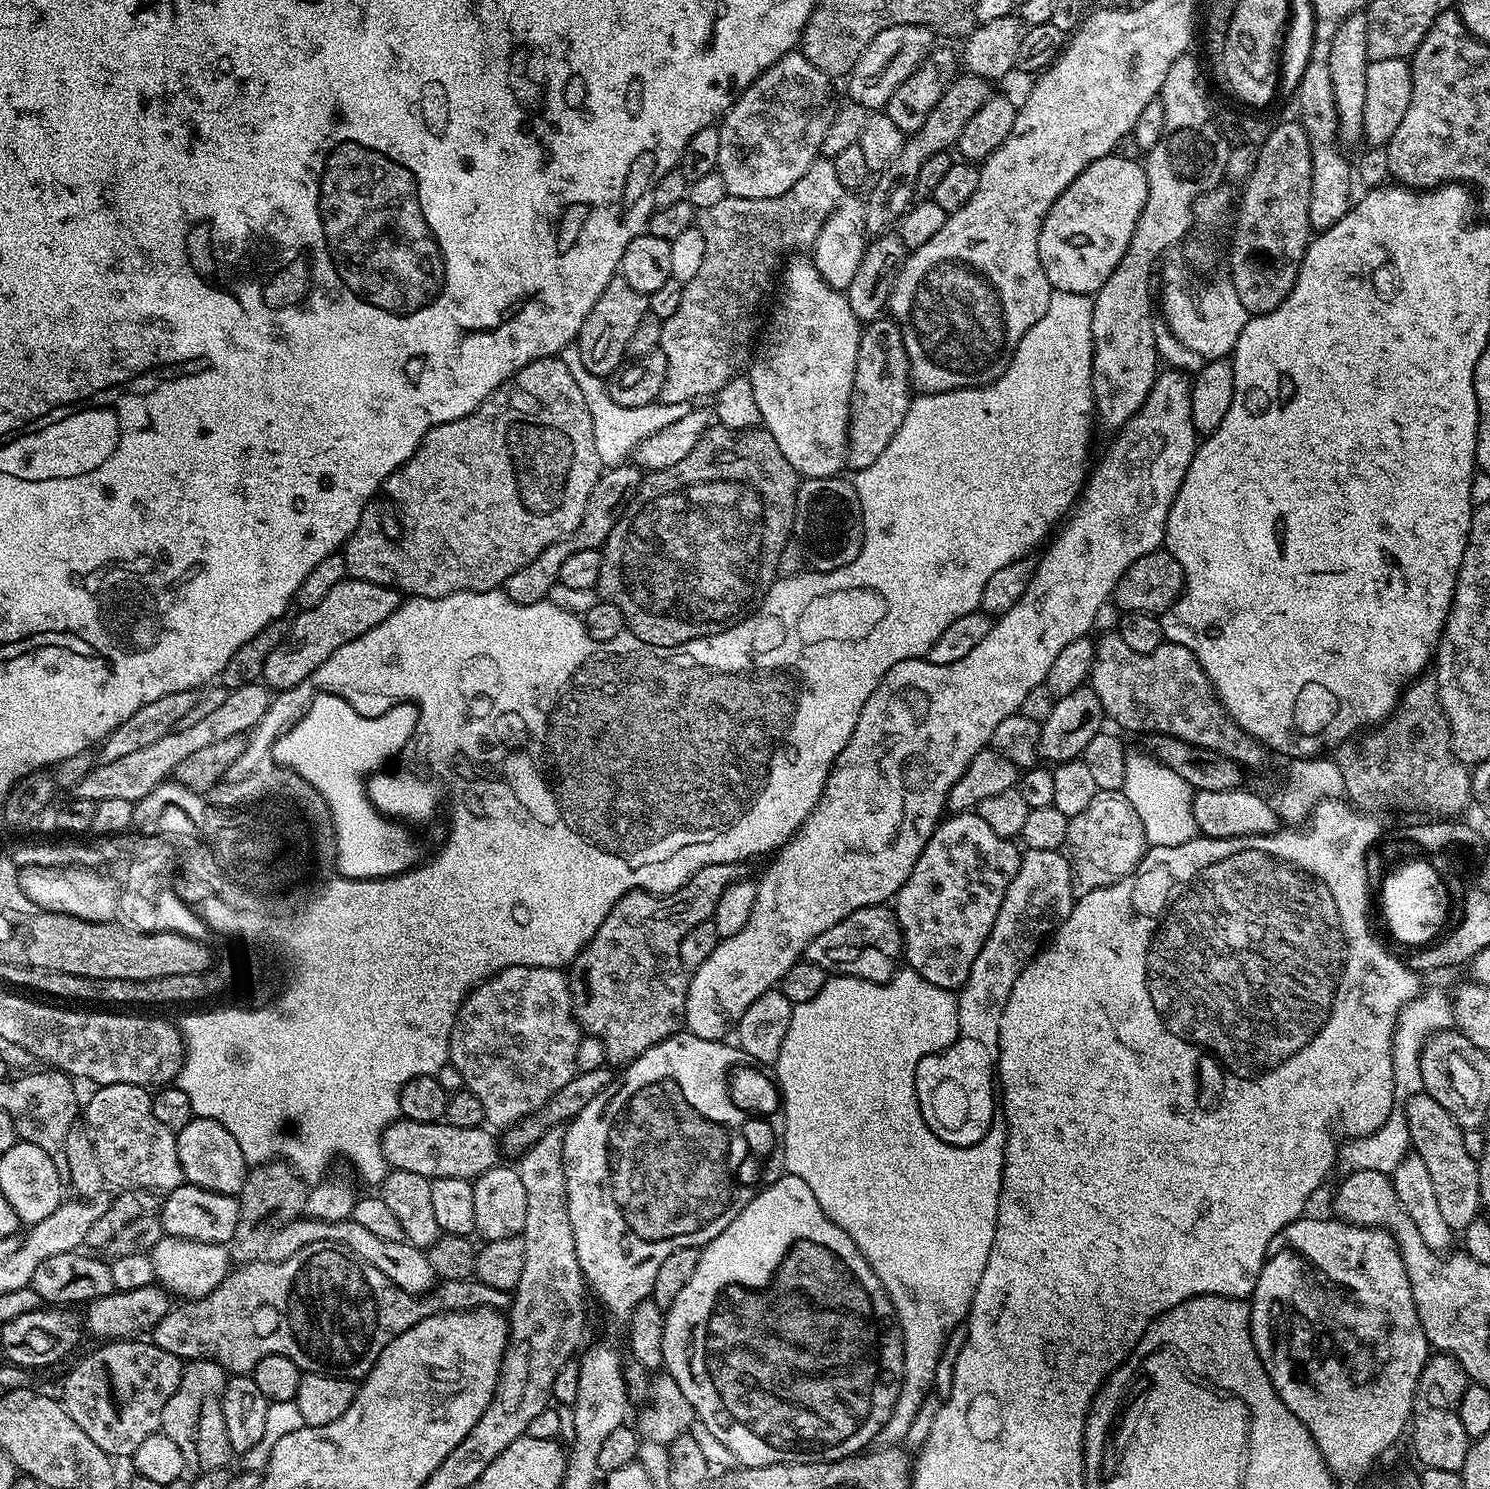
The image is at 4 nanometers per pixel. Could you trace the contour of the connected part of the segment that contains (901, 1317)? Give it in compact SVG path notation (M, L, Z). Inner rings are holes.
M907 966L901 967L892 979L884 984L875 984L869 980L863 980L857 976L829 975L826 986L822 986L821 992L810 998L810 1002L802 1002L795 1005L790 1018L790 1030L786 1030L786 1042L782 1042L782 1050L778 1054L774 1065L774 1080L782 1097L782 1111L784 1114L784 1134L782 1137L782 1168L789 1176L802 1178L806 1186L810 1186L810 1194L818 1198L818 1206L858 1246L862 1258L878 1274L878 1282L886 1290L886 1294L892 1303L892 1309L896 1312L896 1319L900 1326L900 1337L904 1340L904 1373L898 1390L898 1398L894 1402L894 1410L890 1418L882 1426L878 1440L884 1446L900 1446L904 1439L912 1432L928 1395L933 1395L938 1374L938 1362L946 1355L944 1348L952 1331L963 1325L968 1319L968 1312L972 1308L974 1290L978 1290L978 1282L986 1270L986 1262L990 1258L990 1250L994 1246L994 1230L998 1218L998 1202L1000 1201L1000 1187L1004 1181L1004 1143L1008 1137L1008 1125L1003 1115L997 1114L992 1118L992 1124L986 1130L986 1134L976 1144L957 1146L942 1142L926 1126L922 1118L920 1103L916 1097L914 1078L916 1067L922 1058L926 1058L935 1052L941 1052L943 1048L949 1048L954 1041L961 1039L958 1026L958 1002L957 993L951 988L934 986L934 982L926 982L913 969Z

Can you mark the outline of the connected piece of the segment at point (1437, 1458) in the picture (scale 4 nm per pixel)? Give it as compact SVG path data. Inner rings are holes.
M1429 1355L1422 1374L1418 1378L1418 1386L1412 1399L1410 1421L1412 1448L1416 1451L1416 1456L1421 1460L1424 1468L1459 1472L1466 1462L1470 1441L1458 1418L1458 1402L1462 1402L1462 1394L1468 1389L1469 1383L1464 1367L1452 1356Z

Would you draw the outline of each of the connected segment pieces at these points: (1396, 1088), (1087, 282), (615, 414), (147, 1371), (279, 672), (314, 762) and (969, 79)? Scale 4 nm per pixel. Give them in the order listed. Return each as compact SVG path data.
M1421 991L1409 1000L1404 1008L1394 1017L1392 1034L1392 1099L1403 1102L1414 1098L1424 1091L1422 1082L1422 1066L1420 1055L1428 1037L1434 1032L1451 1029L1454 1024L1452 1017L1452 1002L1449 993Z
M1114 155L1098 158L1066 186L1038 234L1038 258L1055 291L1092 296L1103 286L1130 246L1147 193L1143 163Z
M574 346L564 349L562 359L570 366L570 374L574 374L574 382L578 382L578 390L582 390L582 399L586 402L586 410L590 410L590 422L594 422L594 442L598 450L601 465L615 466L625 463L635 453L636 447L650 434L658 434L658 430L666 430L670 422L678 422L690 408L688 404L647 404L645 408L627 408L618 406L614 398L610 398L605 377L590 374L582 362L582 354Z
M144 1338L113 1340L96 1347L100 1348L82 1357L69 1370L58 1399L66 1414L86 1430L86 1435L106 1455L130 1458L150 1434L161 1431L160 1412L170 1402L170 1394L178 1390L184 1364L170 1350L162 1350L162 1346Z
M345 578L318 602L318 606L301 611L300 617L292 620L292 629L288 637L266 658L266 666L262 677L263 683L269 689L281 690L295 687L305 680L318 666L322 666L334 650L342 650L346 642L354 642L366 630L374 630L378 622L386 622L394 610L402 603L401 593L395 588L387 588L374 582Z
M319 694L314 698L306 716L297 721L289 732L279 733L272 744L272 756L276 765L296 772L297 777L306 778L306 782L314 786L315 792L325 799L336 831L334 868L347 880L396 878L405 871L406 866L416 866L421 863L420 852L415 856L400 856L400 832L396 832L396 822L377 812L368 798L366 787L366 781L373 773L380 772L387 765L384 763L388 759L391 761L399 756L403 749L400 740L410 738L408 728L400 728L400 724L415 724L418 722L418 716L419 710L411 702L396 704L381 716L363 716L342 698Z
M957 75L951 86L942 94L942 98L938 98L938 106L934 106L934 110L930 110L930 114L926 114L926 122L922 122L921 129L911 133L905 139L898 156L875 177L876 185L874 185L874 180L871 187L867 189L869 192L864 200L864 209L866 210L866 230L869 237L875 238L889 231L908 211L916 194L918 170L922 170L923 164L933 154L955 149L958 138L962 134L962 126L966 126L966 122L970 122L970 117L978 111L978 106L986 103L993 92L993 85L989 81L983 80L981 76Z

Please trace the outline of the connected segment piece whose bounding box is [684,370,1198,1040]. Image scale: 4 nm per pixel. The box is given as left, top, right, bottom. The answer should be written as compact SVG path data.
M1164 370L1157 375L1154 386L1150 390L1146 402L1142 402L1138 414L1131 416L1125 422L1124 427L1115 433L1116 441L1109 446L1108 453L1100 460L1100 465L1093 472L1091 469L1074 511L1063 521L1062 527L1051 537L1047 547L1039 553L1036 560L1036 573L1030 578L1030 586L1026 586L1026 594L1022 594L1022 598L1018 598L1018 602L1014 606L1010 606L1010 610L1006 610L1006 614L993 623L990 634L986 634L986 638L982 638L982 642L978 642L978 646L974 646L974 650L970 650L970 654L966 654L966 658L961 658L958 662L950 662L950 666L938 666L932 664L926 658L904 660L884 675L880 685L874 689L870 698L862 706L862 710L858 714L858 722L854 726L854 734L850 734L842 754L832 765L832 772L828 776L824 793L820 795L820 800L814 806L814 810L800 823L796 833L784 844L783 848L771 857L771 860L773 859L772 865L761 876L758 876L756 901L754 902L754 910L750 910L750 922L746 922L746 926L742 926L742 930L738 930L738 934L723 937L720 945L714 950L714 954L710 954L710 958L706 958L706 962L702 962L702 966L698 966L691 973L688 981L688 993L686 994L686 1010L684 1011L687 1031L693 1032L698 1038L724 1040L727 1037L727 1032L729 1035L730 1029L740 1020L740 1015L746 1010L746 1006L750 1006L750 1002L754 1002L754 998L773 991L786 974L786 970L790 970L790 966L794 966L796 961L807 953L808 944L814 942L814 938L818 938L818 934L830 930L830 926L842 922L842 918L846 918L858 910L880 906L891 901L895 897L896 891L906 882L906 878L910 878L910 874L914 870L914 862L918 862L926 842L932 837L937 824L945 815L950 790L954 786L954 782L958 782L958 778L962 778L966 766L970 766L973 758L989 747L994 730L998 730L1000 723L1005 718L1010 718L1019 713L1026 694L1030 694L1030 690L1034 690L1034 686L1047 681L1050 665L1053 664L1054 658L1058 658L1062 646L1070 646L1070 642L1091 633L1091 628L1096 624L1096 615L1099 614L1100 607L1104 603L1109 603L1118 578L1122 578L1122 574L1126 574L1126 570L1130 570L1130 566L1134 562L1138 562L1138 558L1142 558L1142 554L1150 554L1163 545L1164 523L1170 514L1170 506L1174 506L1174 498L1182 486L1182 478L1186 478L1186 470L1195 458L1198 447L1198 435L1194 423L1191 422L1191 390L1189 377L1183 371Z

